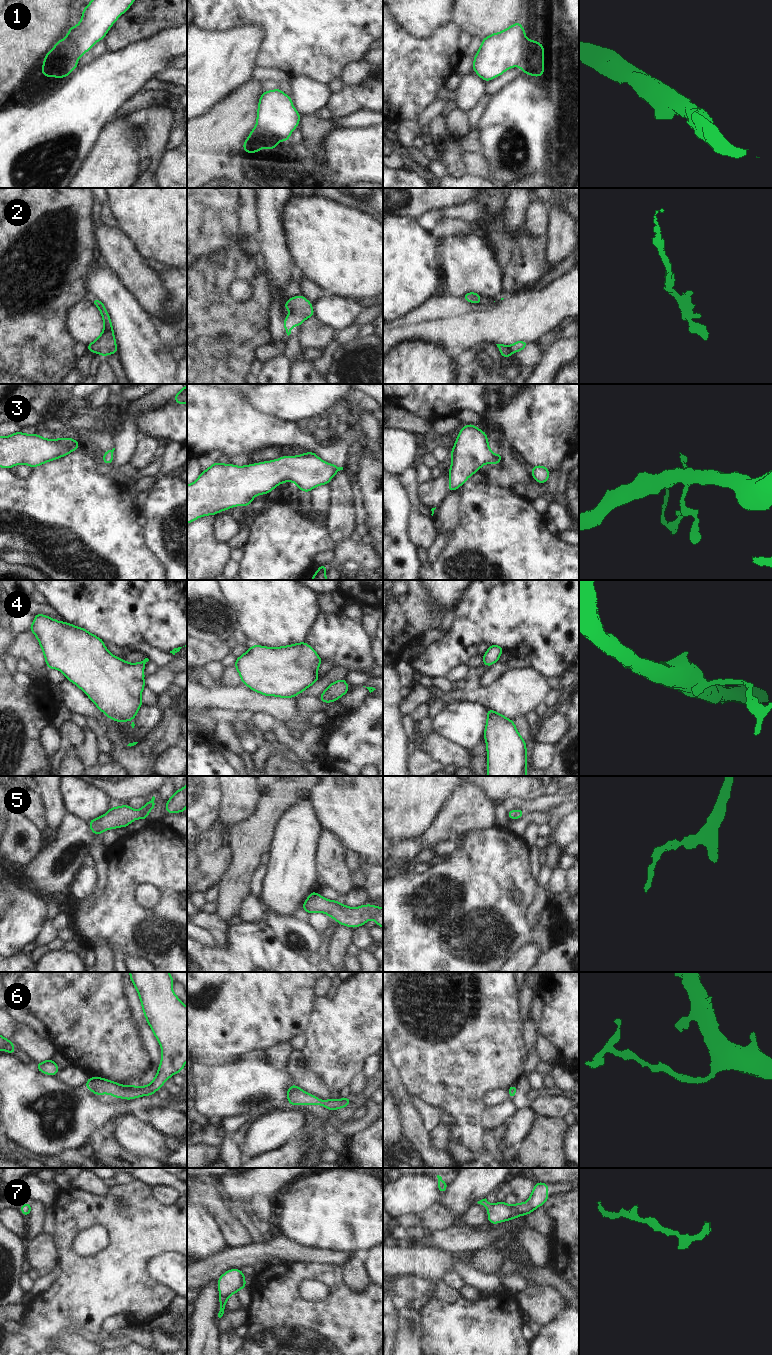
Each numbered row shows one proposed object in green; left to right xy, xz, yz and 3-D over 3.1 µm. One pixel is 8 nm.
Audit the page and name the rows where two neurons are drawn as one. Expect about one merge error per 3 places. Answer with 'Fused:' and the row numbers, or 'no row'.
Fused: no row.

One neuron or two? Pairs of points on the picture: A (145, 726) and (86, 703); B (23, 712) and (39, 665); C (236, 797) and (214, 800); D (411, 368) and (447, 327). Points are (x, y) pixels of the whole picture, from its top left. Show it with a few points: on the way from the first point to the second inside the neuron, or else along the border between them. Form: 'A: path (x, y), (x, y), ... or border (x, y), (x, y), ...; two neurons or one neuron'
A: path (130, 731), (113, 730), (101, 718); one neuron
B: border (46, 681), (31, 683); two neurons
C: border (223, 786), (223, 799), (218, 819); two neurons
D: border (410, 338), (427, 339), (440, 343), (450, 350); two neurons

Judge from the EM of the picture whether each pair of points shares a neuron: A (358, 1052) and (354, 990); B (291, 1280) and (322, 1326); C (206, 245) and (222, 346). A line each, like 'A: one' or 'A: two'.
A: one
B: one
C: two

